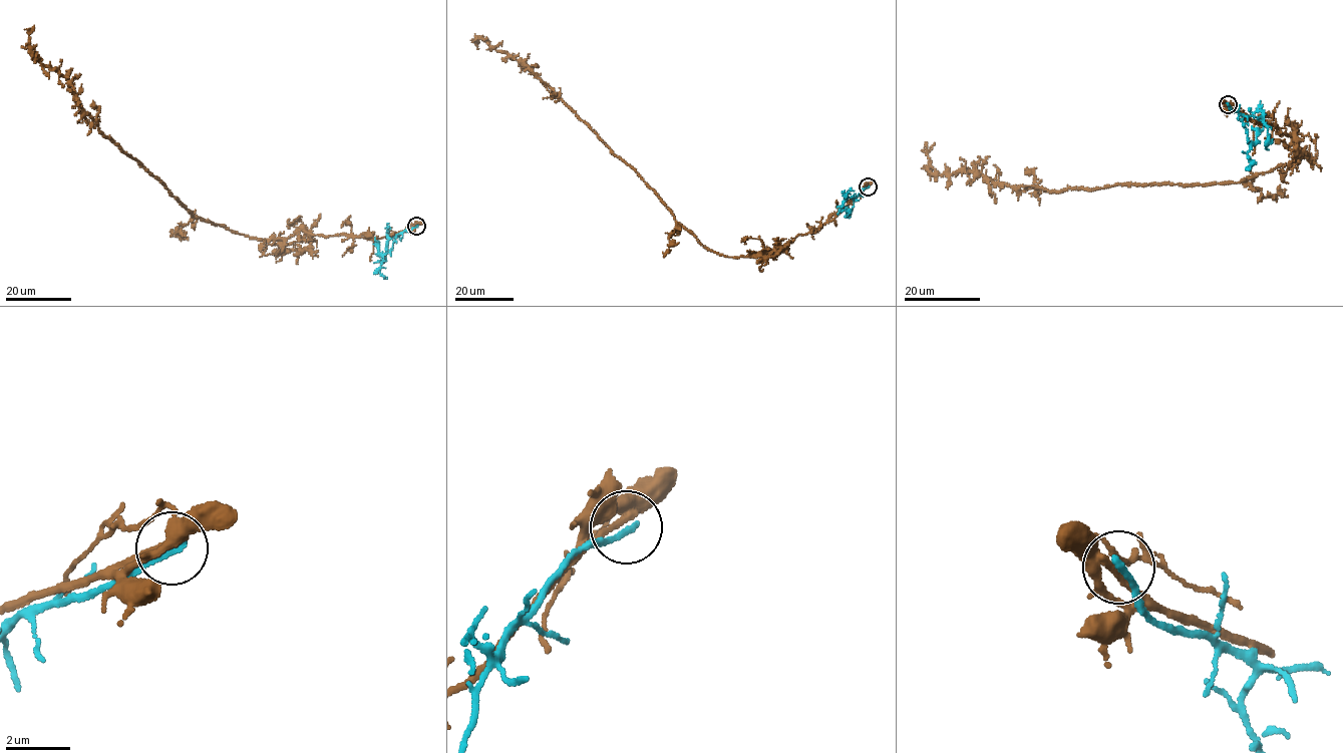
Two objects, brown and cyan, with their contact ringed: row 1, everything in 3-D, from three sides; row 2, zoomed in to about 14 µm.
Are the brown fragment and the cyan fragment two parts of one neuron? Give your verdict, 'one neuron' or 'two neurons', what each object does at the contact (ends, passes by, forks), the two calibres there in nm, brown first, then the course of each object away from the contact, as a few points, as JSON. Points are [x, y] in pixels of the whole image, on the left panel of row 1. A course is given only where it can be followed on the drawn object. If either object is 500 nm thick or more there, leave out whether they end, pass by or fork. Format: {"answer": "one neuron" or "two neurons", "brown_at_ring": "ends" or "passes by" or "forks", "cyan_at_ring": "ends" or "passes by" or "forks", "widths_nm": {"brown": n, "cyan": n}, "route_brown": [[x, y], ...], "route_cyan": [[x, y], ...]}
{"answer": "two neurons", "brown_at_ring": "forks", "cyan_at_ring": "ends", "widths_nm": {"brown": 260, "cyan": 220}, "route_brown": [[415, 226], [371, 240], [299, 231], [272, 240], [193, 216], [100, 131], [64, 76], [34, 58], [33, 29]], "route_cyan": [[416, 226], [399, 234], [383, 257], [379, 272], [386, 278]]}

